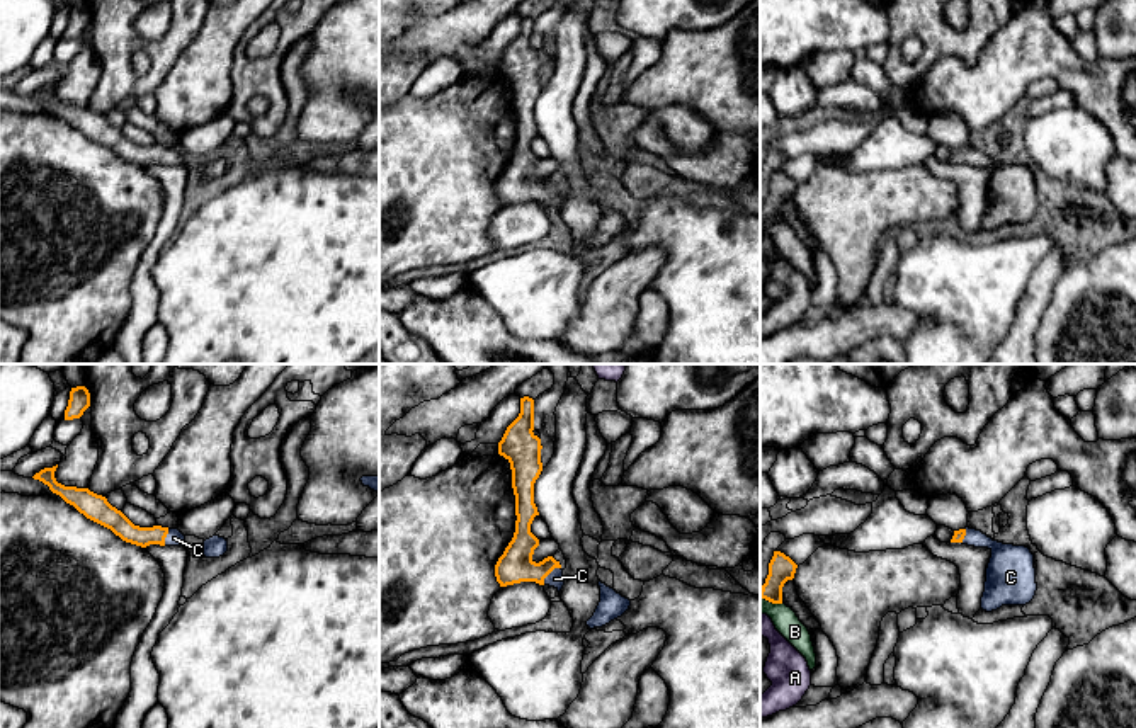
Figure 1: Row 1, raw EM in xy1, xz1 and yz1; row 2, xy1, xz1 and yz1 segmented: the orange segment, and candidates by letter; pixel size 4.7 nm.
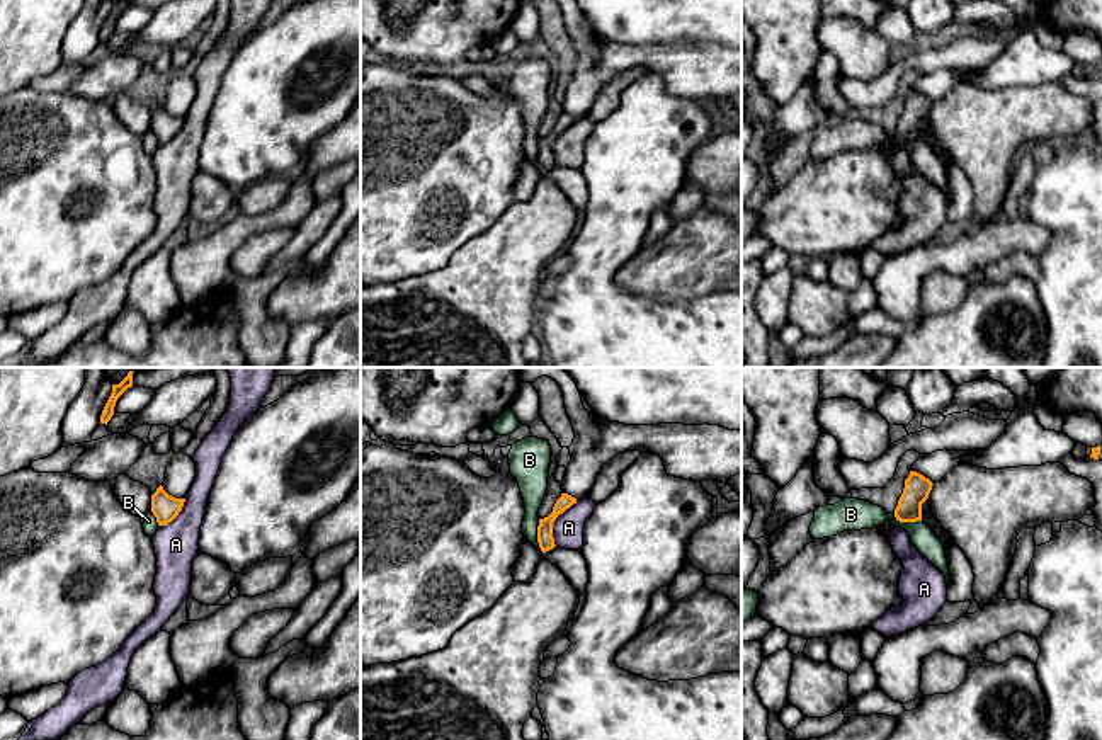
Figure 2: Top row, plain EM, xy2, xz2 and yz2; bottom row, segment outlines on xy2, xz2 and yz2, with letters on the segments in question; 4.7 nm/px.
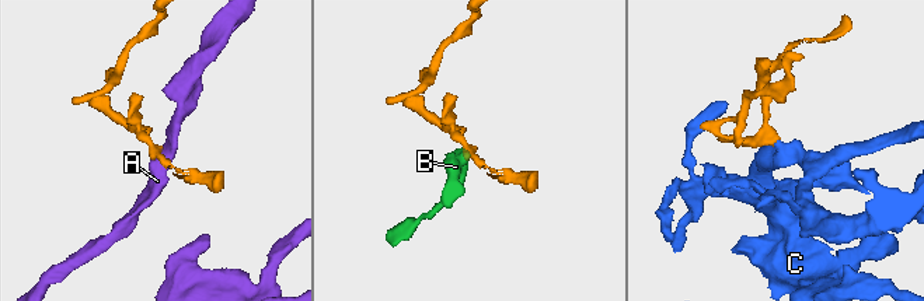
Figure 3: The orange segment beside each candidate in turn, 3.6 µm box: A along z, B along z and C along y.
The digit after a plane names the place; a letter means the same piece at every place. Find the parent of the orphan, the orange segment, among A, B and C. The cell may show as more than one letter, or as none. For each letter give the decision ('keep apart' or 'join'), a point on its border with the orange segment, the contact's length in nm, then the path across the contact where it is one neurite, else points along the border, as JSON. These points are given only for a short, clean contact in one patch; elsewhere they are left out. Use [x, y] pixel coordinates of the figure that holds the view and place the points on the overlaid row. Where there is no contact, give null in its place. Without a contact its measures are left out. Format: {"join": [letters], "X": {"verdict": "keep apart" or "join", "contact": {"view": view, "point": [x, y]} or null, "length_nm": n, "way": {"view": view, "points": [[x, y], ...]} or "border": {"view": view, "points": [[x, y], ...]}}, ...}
{"join": ["C"], "A": {"verdict": "keep apart", "contact": {"view": "xz2", "point": [555, 519]}, "length_nm": 240, "border": {"view": "xz2", "points": [[577, 500], [553, 523], [555, 545]]}}, "B": {"verdict": "keep apart", "contact": {"view": "yz2", "point": [907, 521]}, "length_nm": 140, "border": {"view": "yz2", "points": [[893, 514], [900, 521], [920, 519]]}}, "C": {"verdict": "join", "contact": {"view": "xz1", "point": [550, 572]}, "length_nm": 120, "way": {"view": "xz1", "points": [[516, 565], [531, 572], [550, 572], [555, 579]]}}}

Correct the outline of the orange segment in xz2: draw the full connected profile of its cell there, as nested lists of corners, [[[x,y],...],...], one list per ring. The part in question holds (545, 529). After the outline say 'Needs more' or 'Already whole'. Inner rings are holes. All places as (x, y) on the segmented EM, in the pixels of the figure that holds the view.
[[[561,493],[561,497],[556,500],[553,512],[544,517],[539,519],[539,526],[537,526],[537,543],[542,553],[553,549],[554,544],[554,538],[553,538],[553,522],[556,521],[556,517],[560,514],[563,514],[566,509],[570,509],[573,504],[577,504],[577,498],[568,495],[568,493]]]. Already whole

